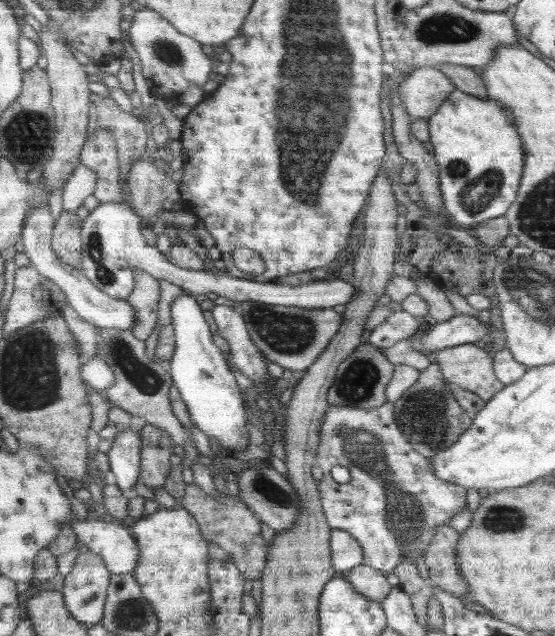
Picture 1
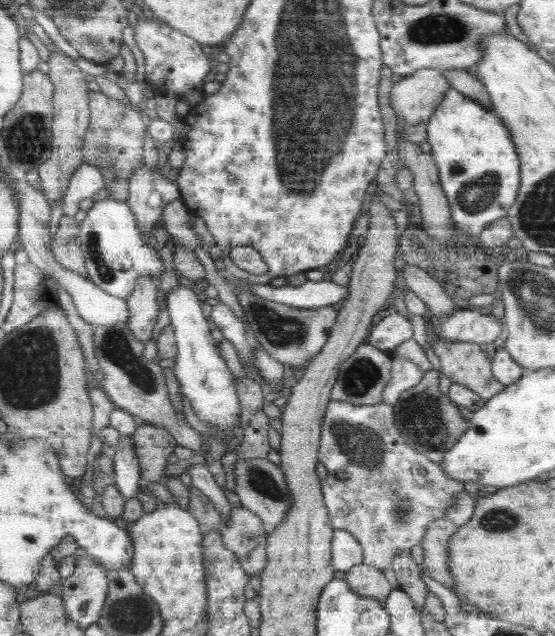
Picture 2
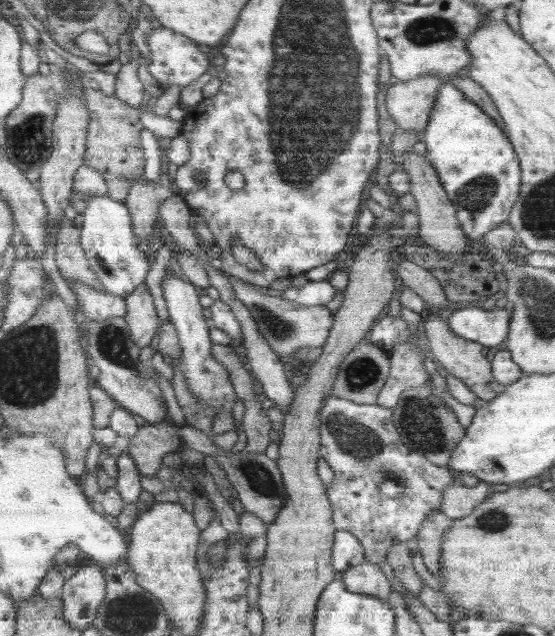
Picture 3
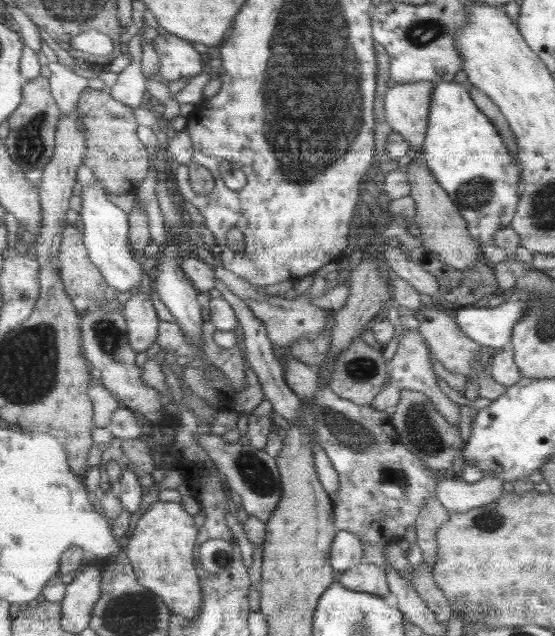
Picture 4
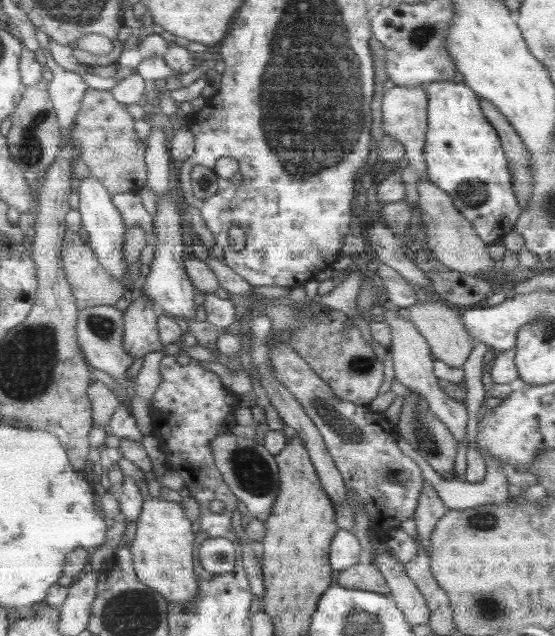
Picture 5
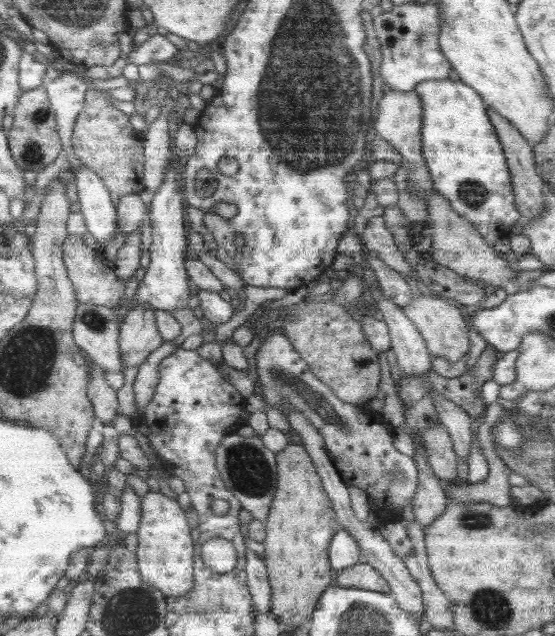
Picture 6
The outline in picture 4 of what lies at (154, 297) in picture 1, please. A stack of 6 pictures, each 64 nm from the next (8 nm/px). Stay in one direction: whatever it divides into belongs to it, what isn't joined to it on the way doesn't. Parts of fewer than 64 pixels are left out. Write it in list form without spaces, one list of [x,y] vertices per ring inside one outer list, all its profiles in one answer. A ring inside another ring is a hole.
[[[144,292],[124,297],[123,316],[126,321],[128,343],[137,353],[148,352],[158,336],[159,318],[151,295]]]

